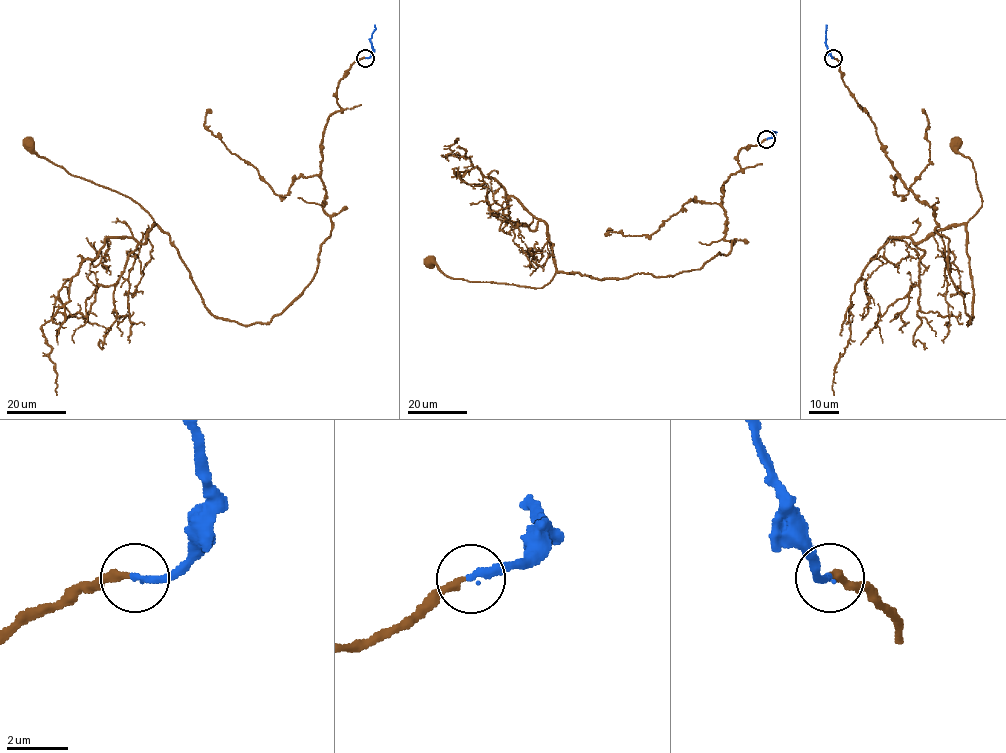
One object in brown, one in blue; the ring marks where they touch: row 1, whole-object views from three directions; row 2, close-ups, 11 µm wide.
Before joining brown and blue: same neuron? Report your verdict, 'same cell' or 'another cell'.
same cell

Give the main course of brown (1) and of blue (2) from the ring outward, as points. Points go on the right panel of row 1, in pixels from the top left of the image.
1: (833, 57), (901, 181), (948, 239), (948, 268), (968, 325), (966, 223), (982, 203), (972, 162), (955, 143)
2: (833, 57), (826, 38), (827, 25)

